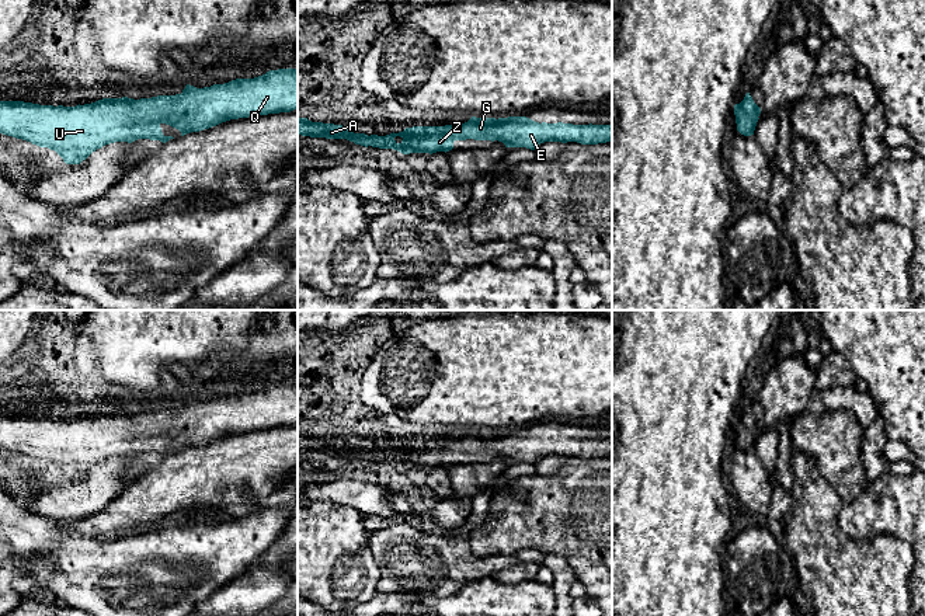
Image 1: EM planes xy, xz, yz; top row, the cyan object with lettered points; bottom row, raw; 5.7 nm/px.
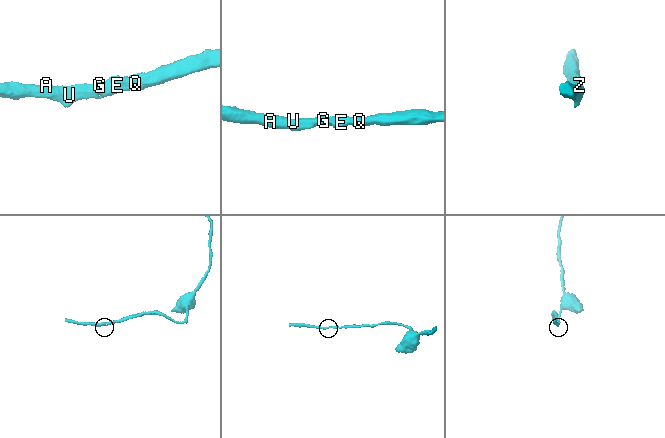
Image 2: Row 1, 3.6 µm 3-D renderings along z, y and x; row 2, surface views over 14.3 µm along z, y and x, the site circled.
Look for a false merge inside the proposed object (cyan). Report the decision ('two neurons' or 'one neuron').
one neuron

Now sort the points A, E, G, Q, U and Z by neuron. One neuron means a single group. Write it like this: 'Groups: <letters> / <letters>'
Groups: A E G Q U Z

